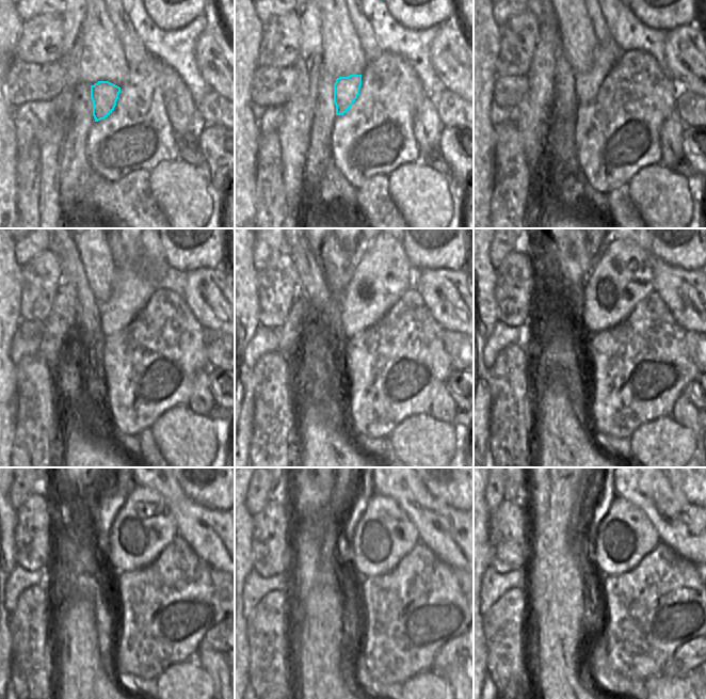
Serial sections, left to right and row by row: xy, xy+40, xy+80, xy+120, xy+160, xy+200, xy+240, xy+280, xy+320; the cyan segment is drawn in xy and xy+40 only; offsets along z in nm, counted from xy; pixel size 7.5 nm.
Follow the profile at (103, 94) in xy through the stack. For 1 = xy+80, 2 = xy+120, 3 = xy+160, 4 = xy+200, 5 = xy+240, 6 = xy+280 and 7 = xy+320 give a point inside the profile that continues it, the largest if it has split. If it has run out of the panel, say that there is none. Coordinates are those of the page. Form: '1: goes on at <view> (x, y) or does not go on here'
1: goes on at xy+80 (587, 84)
2: goes on at xy+120 (133, 284)
3: goes on at xy+160 (383, 274)
4: goes on at xy+200 (623, 276)
5: goes on at xy+240 (144, 525)
6: goes on at xy+280 (385, 534)
7: goes on at xy+320 (625, 536)

